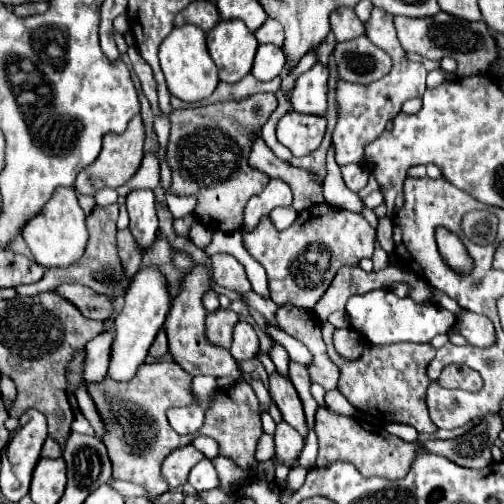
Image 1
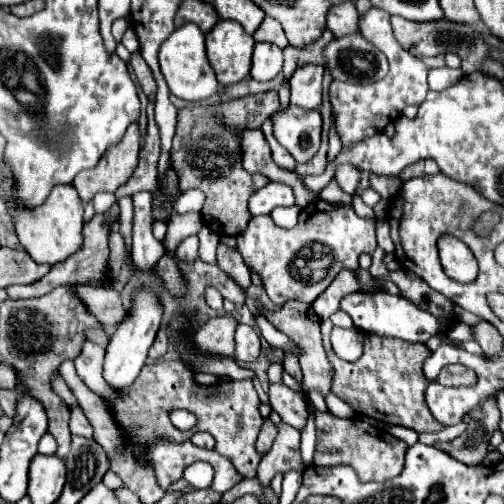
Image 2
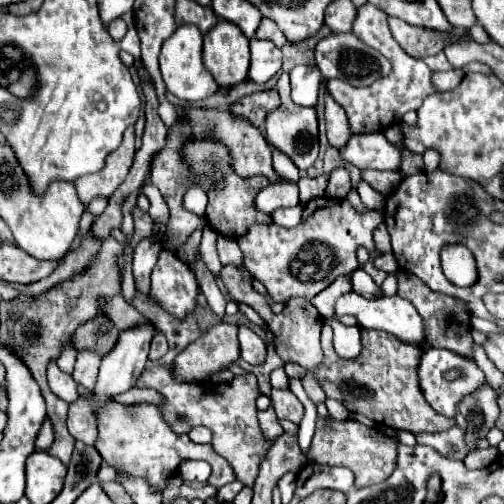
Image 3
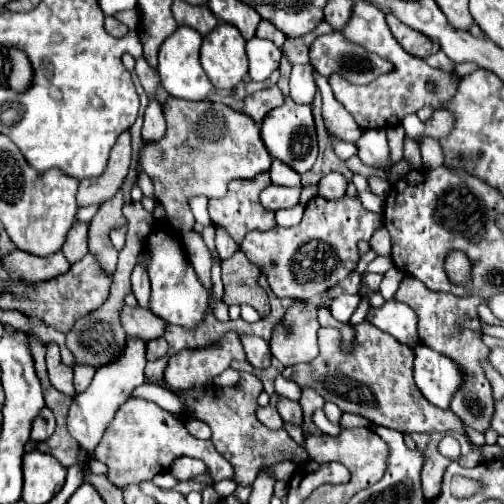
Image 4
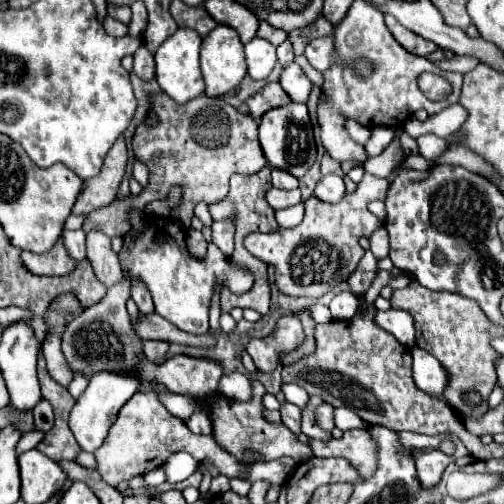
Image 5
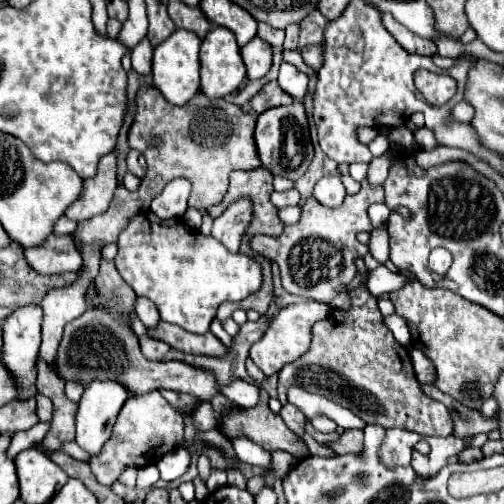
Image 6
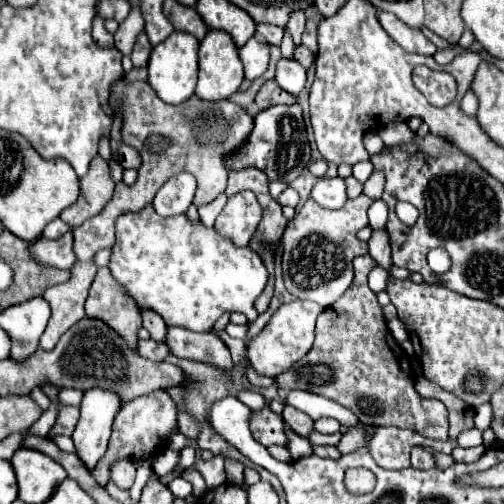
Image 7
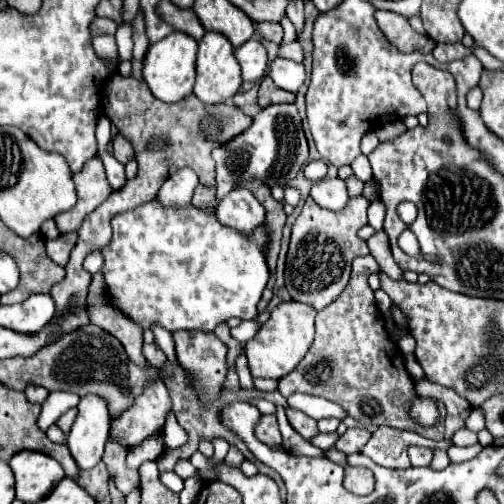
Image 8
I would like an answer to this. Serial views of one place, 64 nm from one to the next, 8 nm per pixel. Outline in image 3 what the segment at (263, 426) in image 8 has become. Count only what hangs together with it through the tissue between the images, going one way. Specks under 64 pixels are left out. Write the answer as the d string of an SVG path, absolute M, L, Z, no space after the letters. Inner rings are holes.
M152 366L142 372L136 382L136 388L152 388L162 394L162 404L158 406L162 418L168 422L174 434L188 434L194 426L206 426L214 434L214 450L224 456L236 472L236 478L246 486L254 486L258 476L260 460L266 456L272 442L264 440L262 430L258 426L258 408L256 398L260 396L258 382L254 374L238 376L226 384L214 382L178 382L174 378L172 366ZM178 414L184 414L186 420L178 420Z

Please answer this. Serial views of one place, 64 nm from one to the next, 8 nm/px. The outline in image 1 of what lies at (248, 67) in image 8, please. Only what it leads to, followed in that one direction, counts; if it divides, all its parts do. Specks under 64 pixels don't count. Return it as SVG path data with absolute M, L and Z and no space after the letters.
M262 44L258 48L258 52L256 52L252 74L258 80L272 80L272 78L276 78L276 76L282 74L284 64L286 64L284 52L278 46L274 46L274 44Z

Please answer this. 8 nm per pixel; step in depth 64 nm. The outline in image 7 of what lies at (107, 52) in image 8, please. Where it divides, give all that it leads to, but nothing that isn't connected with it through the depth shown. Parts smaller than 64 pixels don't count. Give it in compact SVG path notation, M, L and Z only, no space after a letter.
M96 12L96 16L94 16L94 40L96 40L96 44L100 44L100 46L108 46L108 44L114 44L114 36L104 28L104 18L102 16L98 16L98 12Z

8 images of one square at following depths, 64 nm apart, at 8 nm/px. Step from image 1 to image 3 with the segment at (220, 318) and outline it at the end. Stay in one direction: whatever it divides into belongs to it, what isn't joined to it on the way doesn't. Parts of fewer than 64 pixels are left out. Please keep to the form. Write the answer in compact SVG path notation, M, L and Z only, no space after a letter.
M218 322L208 328L198 340L184 348L174 360L176 380L202 382L204 378L220 372L224 364L232 364L240 358L236 344L236 324Z

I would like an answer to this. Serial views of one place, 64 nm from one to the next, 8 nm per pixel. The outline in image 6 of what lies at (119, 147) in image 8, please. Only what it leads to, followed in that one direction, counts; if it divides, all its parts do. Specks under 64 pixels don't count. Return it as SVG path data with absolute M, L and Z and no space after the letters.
M130 150L126 160L128 160L128 170L134 176L144 178L144 174L146 174L146 160L144 160L144 156L140 156L140 152L136 152L136 150Z

